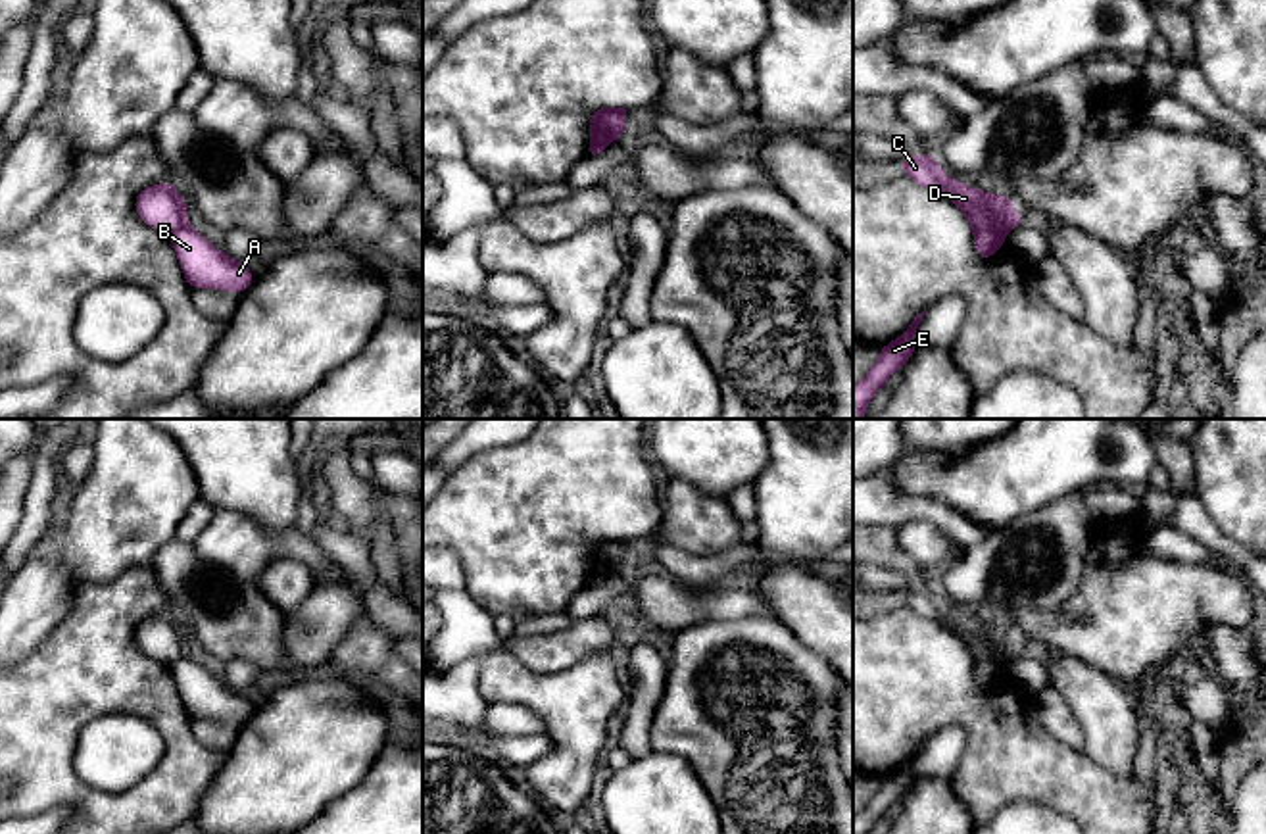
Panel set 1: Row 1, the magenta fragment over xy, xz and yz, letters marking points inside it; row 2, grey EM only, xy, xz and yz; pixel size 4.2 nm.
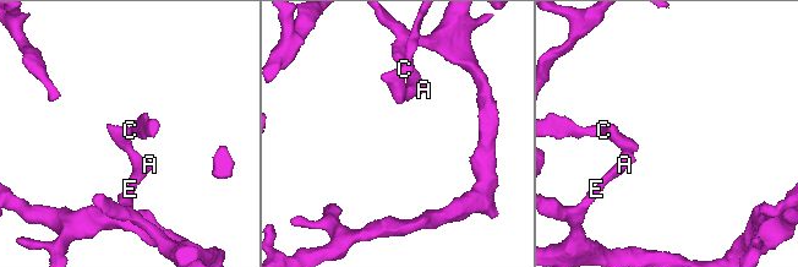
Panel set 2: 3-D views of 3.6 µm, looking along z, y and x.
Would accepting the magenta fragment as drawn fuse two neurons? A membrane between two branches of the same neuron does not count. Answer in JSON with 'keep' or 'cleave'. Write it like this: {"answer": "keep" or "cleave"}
{"answer": "cleave"}

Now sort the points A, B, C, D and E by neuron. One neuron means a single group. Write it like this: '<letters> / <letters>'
A B E / C D

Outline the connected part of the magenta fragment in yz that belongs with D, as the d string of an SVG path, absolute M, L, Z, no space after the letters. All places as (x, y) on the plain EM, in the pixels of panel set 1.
M911 584L905 586L901 594L903 603L920 617L947 625L955 638L964 642L972 661L997 661L1005 667L1010 659L1022 655L1018 640L1007 626L982 623L964 613L949 609L941 601L934 584Z

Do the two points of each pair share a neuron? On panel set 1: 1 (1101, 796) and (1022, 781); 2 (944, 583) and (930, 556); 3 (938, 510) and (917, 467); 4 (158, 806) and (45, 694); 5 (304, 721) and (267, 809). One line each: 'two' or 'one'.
1: one
2: two
3: two
4: one
5: one

